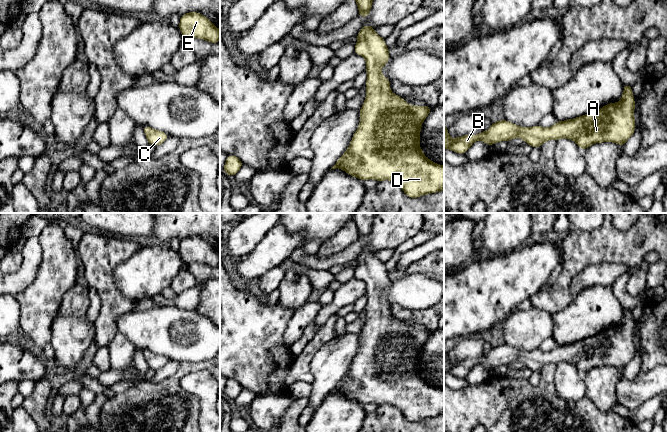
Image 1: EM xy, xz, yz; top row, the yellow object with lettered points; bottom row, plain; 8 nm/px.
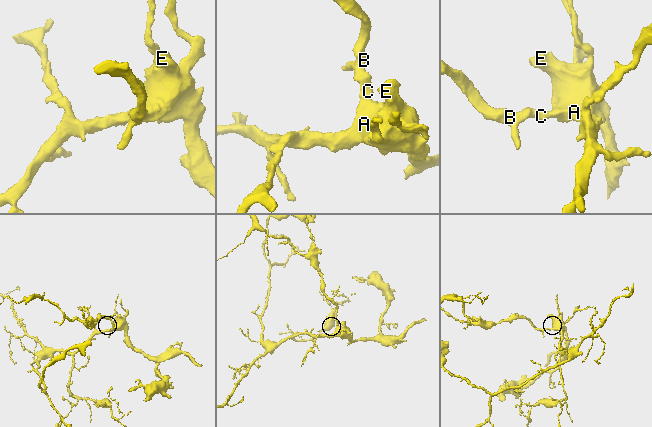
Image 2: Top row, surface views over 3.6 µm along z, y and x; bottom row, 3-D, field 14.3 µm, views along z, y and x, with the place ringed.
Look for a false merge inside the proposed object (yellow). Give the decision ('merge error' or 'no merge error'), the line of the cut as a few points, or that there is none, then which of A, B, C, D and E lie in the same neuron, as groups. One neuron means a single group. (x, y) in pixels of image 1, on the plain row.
no merge error | no cut | A B C D E

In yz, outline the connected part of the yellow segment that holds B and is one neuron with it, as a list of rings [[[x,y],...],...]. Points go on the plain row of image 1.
[[[624,308],[623,320],[618,327],[607,328],[595,336],[574,343],[557,345],[550,352],[544,352],[540,349],[532,352],[520,351],[507,344],[501,344],[493,346],[488,355],[483,355],[477,359],[456,361],[451,364],[447,355],[448,350],[444,350],[444,373],[451,373],[458,378],[464,378],[476,364],[481,364],[487,369],[494,369],[499,365],[510,365],[516,361],[523,363],[526,368],[532,371],[540,371],[545,365],[558,364],[560,362],[568,362],[575,365],[582,374],[600,366],[614,366],[623,371],[635,355],[634,332],[635,326],[631,309]]]

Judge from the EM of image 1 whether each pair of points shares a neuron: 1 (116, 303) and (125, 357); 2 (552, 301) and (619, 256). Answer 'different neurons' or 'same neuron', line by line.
1: different neurons
2: same neuron

